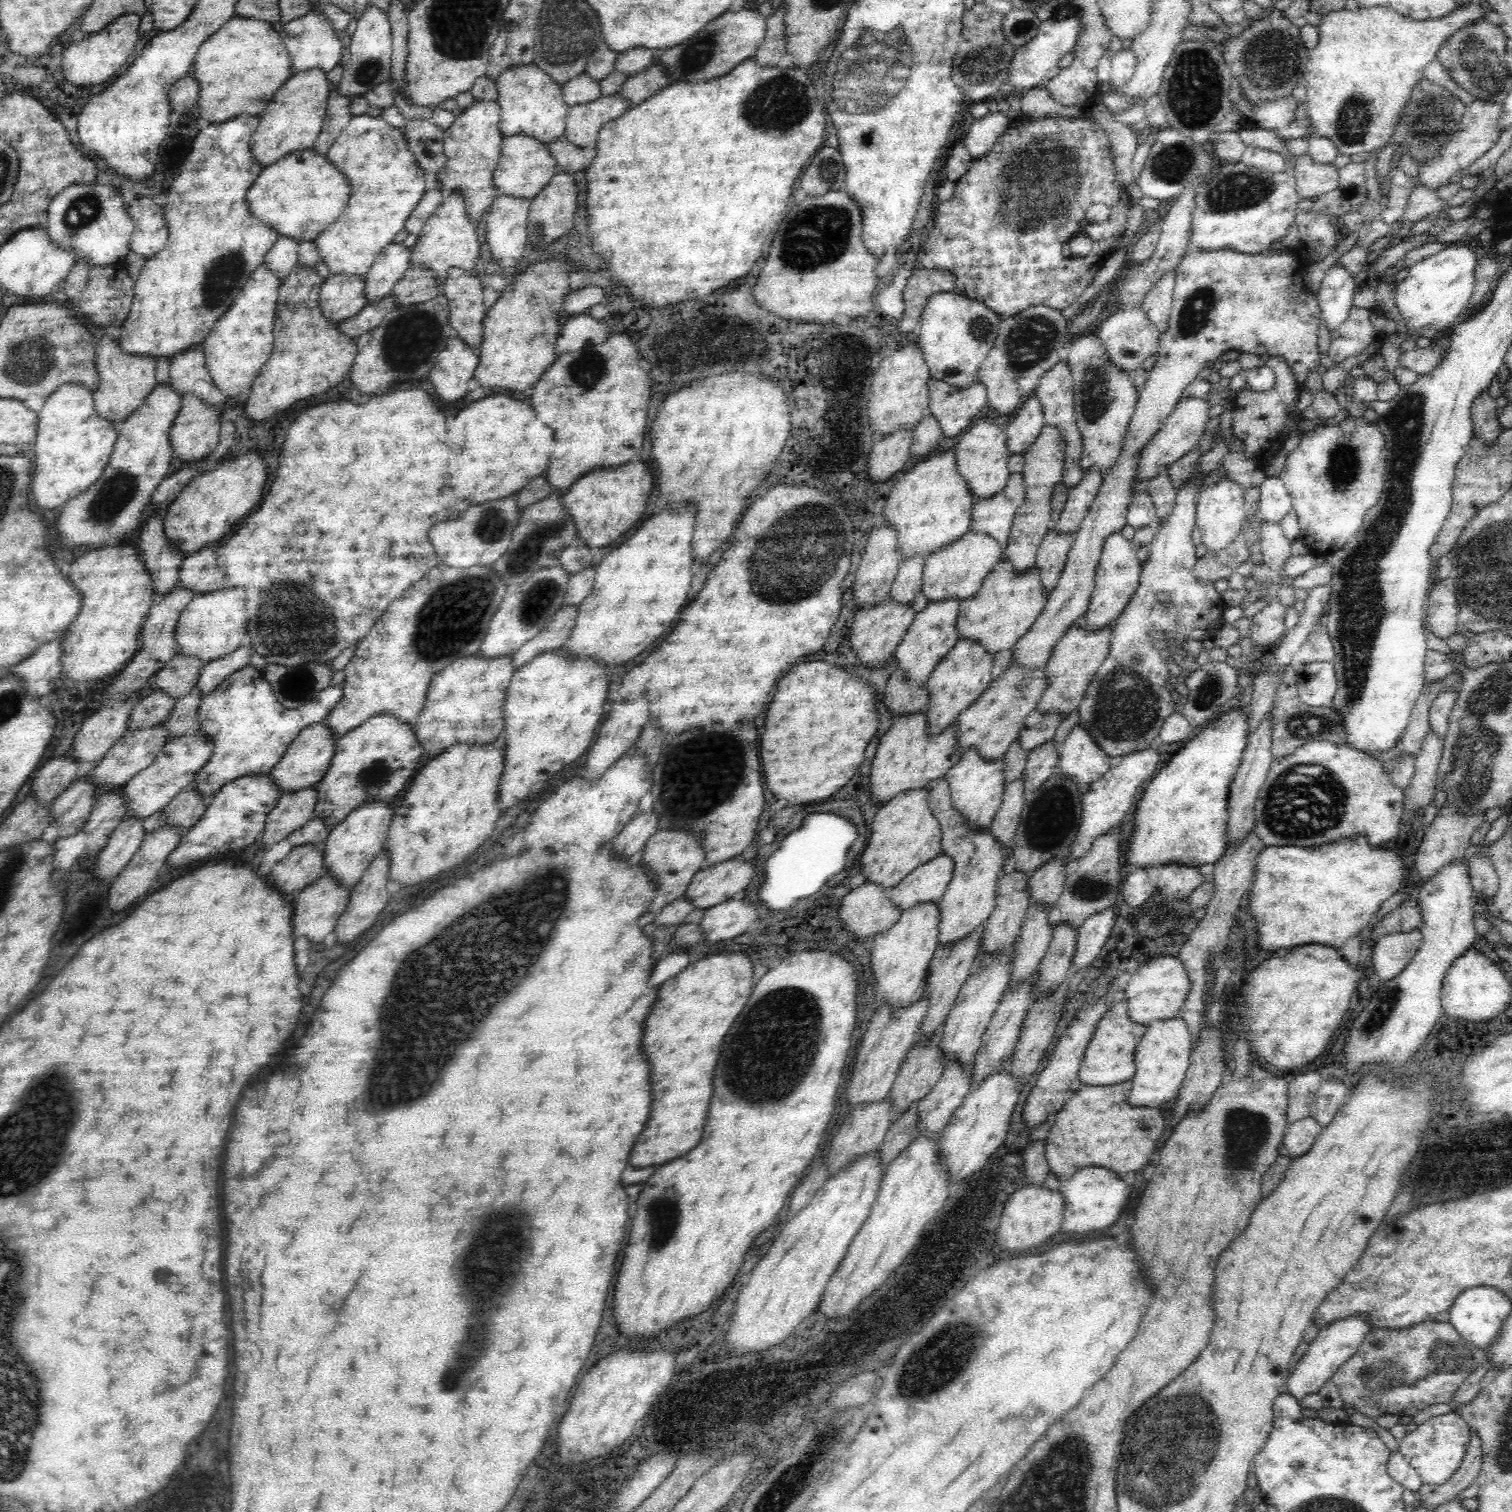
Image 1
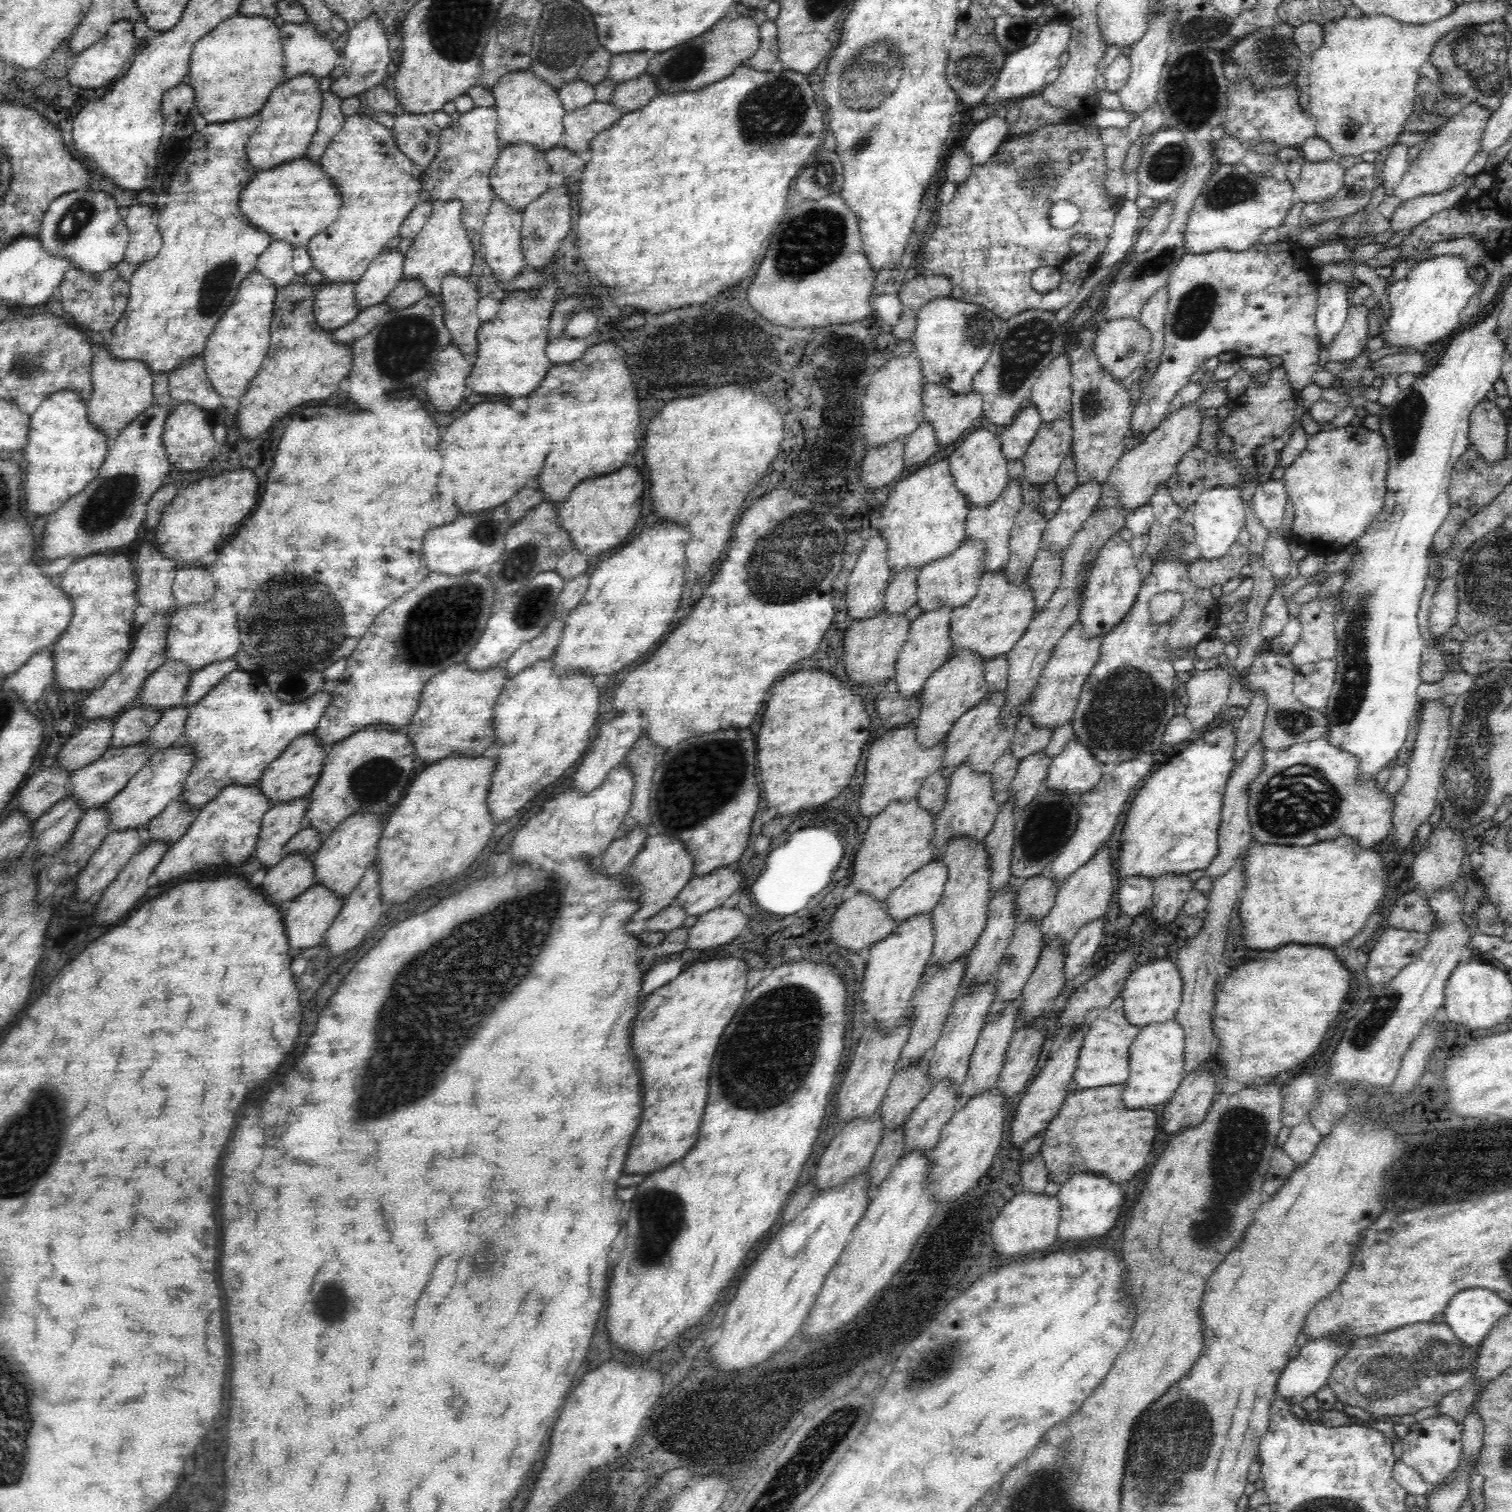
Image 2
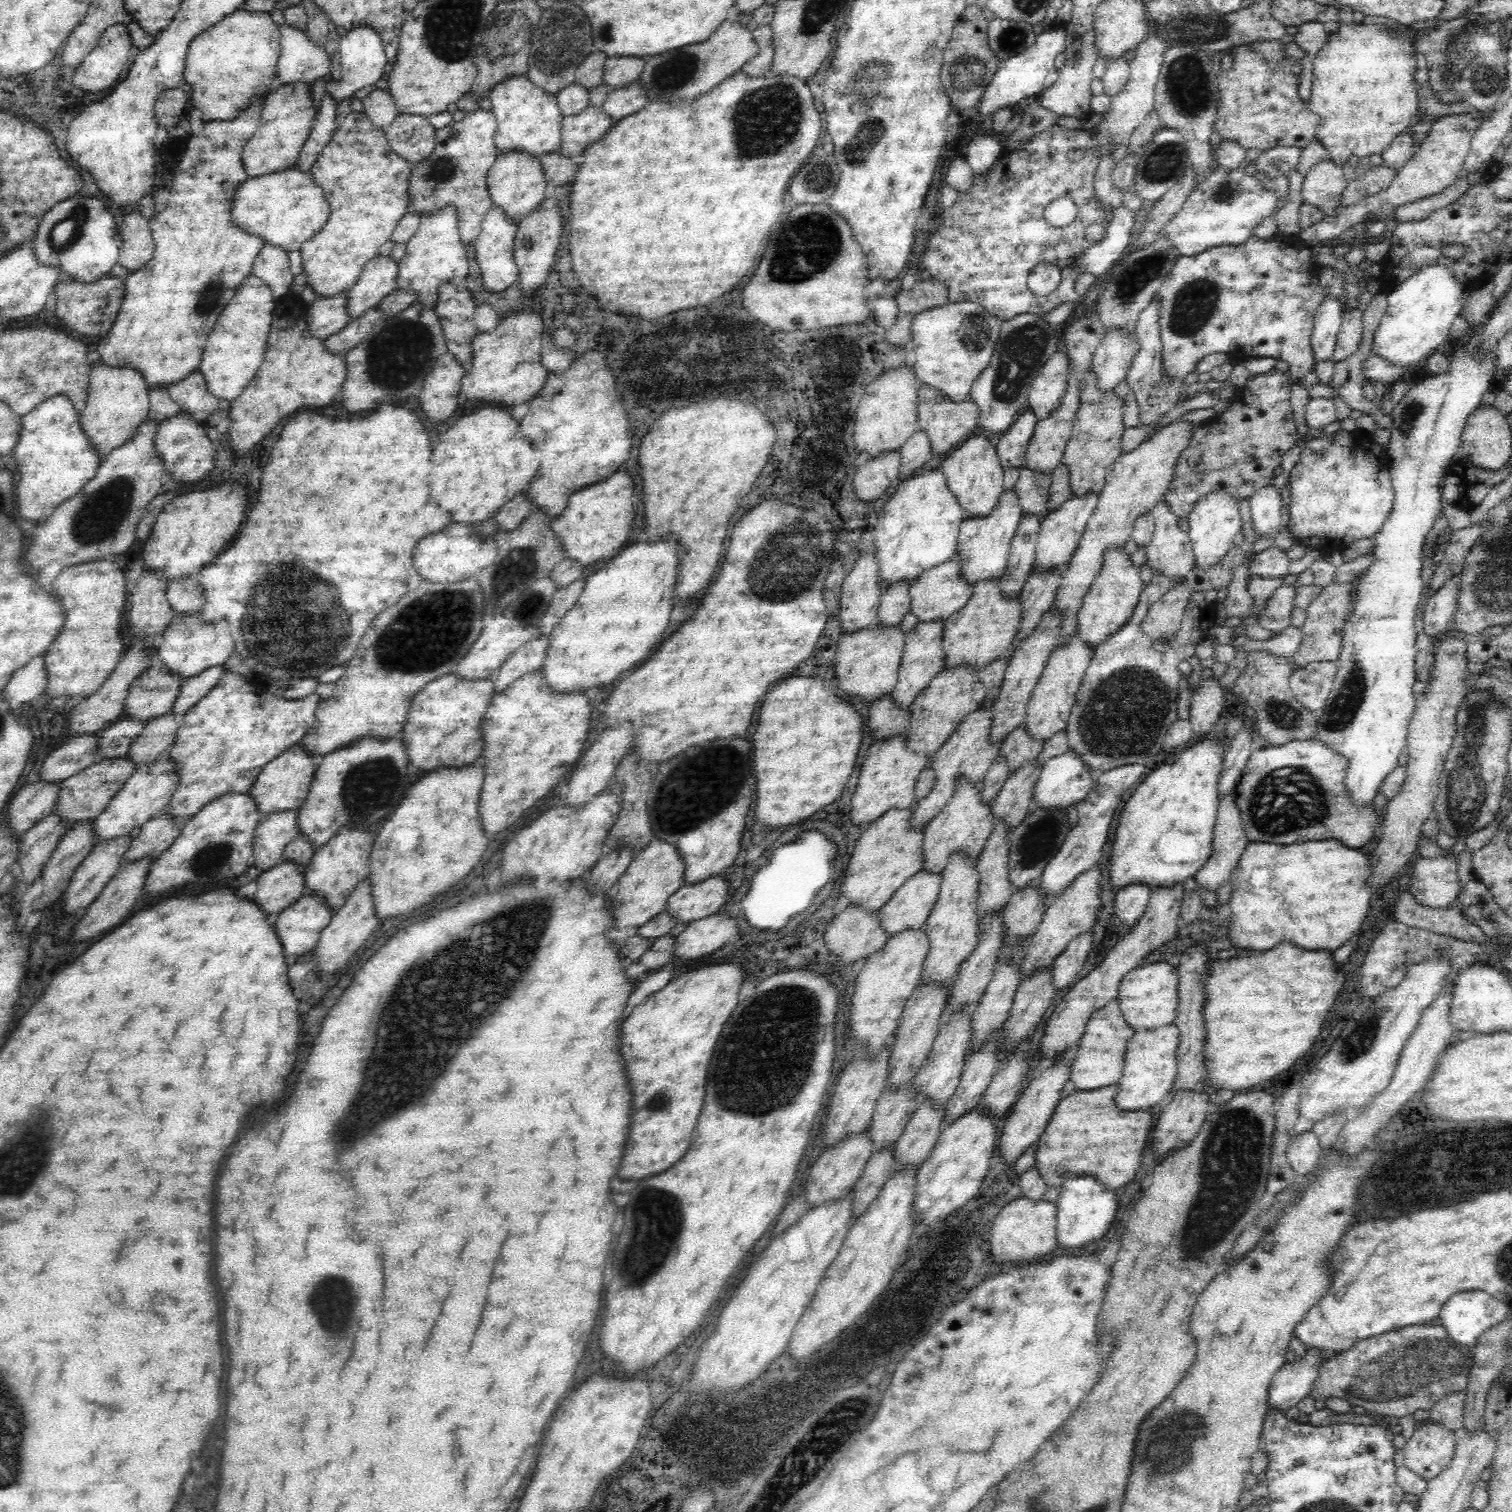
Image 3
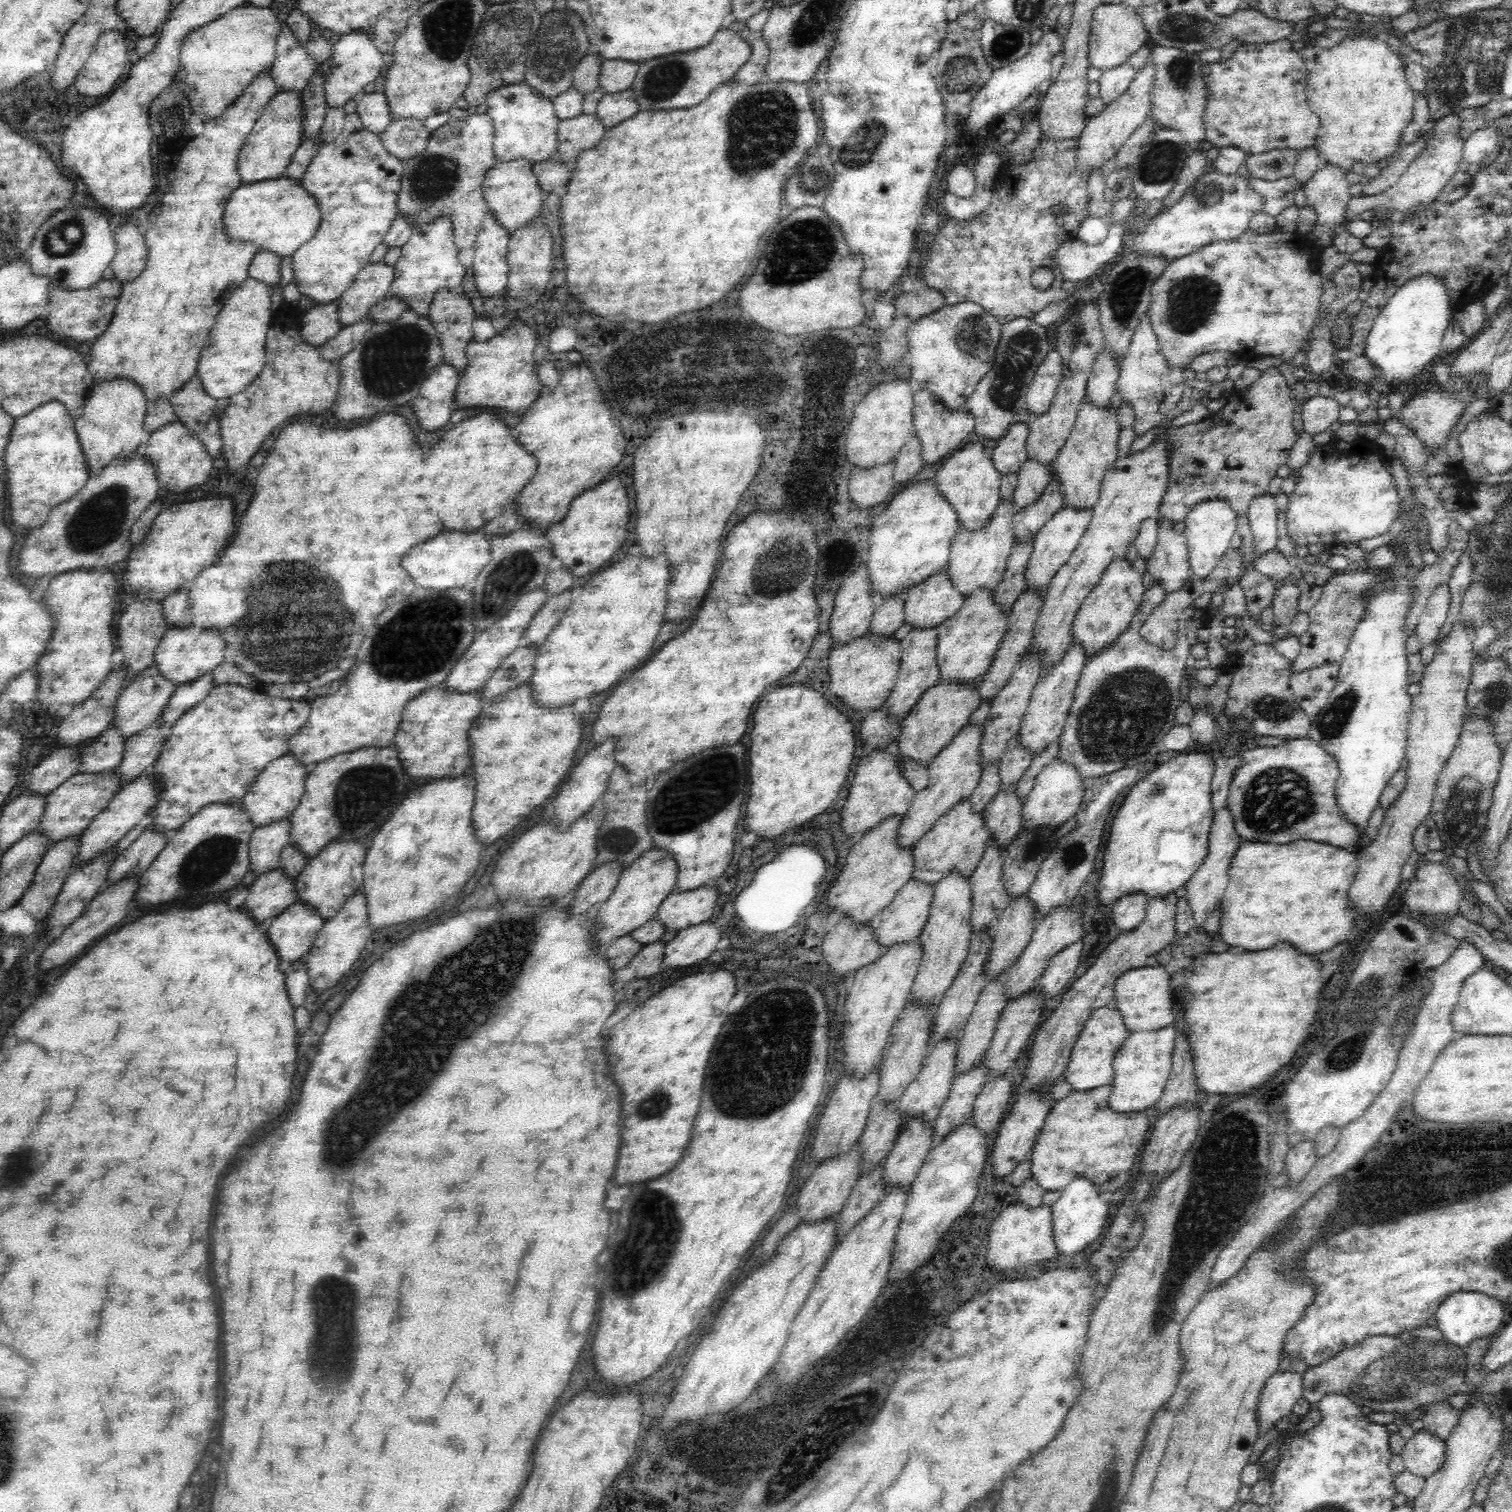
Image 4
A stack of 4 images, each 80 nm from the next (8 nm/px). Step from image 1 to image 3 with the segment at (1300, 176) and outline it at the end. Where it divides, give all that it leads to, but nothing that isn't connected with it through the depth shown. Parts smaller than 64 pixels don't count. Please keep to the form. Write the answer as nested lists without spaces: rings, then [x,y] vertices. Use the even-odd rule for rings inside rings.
[[[1329,158],[1323,160],[1303,176],[1300,188],[1303,203],[1317,206],[1326,217],[1335,216],[1346,184],[1341,165]]]

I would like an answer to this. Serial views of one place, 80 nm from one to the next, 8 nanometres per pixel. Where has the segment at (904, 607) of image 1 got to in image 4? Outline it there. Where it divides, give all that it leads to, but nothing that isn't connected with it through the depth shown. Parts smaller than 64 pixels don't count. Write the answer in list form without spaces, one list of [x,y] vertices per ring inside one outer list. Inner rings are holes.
[[[866,634],[852,643],[833,646],[830,653],[830,692],[840,698],[840,702],[854,710],[854,714],[864,714],[864,710],[876,710],[886,702],[894,688],[901,663],[901,646],[893,634]]]

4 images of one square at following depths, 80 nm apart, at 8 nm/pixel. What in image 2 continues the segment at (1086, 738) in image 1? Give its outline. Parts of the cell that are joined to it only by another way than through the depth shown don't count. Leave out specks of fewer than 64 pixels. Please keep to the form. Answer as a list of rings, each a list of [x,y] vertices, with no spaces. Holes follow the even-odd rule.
[[[1070,738],[1062,752],[1053,757],[1044,787],[1057,794],[1088,792],[1108,769],[1076,738]]]

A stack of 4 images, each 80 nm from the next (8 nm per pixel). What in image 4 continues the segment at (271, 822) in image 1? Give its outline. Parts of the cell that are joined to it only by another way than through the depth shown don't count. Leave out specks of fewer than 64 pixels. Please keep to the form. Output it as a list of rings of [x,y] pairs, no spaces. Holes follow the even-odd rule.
[[[276,820],[267,827],[255,827],[249,842],[249,868],[254,874],[264,874],[281,866],[281,852],[289,846],[291,821]]]

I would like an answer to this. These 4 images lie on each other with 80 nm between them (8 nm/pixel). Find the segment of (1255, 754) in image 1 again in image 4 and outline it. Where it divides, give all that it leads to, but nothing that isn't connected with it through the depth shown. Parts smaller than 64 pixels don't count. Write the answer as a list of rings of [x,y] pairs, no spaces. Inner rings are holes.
[[[1220,806],[1215,811],[1215,817],[1210,829],[1208,854],[1202,863],[1202,866],[1190,877],[1190,880],[1186,883],[1186,895],[1192,912],[1194,913],[1195,926],[1203,927],[1207,918],[1214,912],[1214,906],[1216,902],[1223,897],[1228,886],[1229,880],[1229,868],[1236,854],[1237,848],[1243,838],[1238,834],[1236,830],[1232,813],[1226,806]]]

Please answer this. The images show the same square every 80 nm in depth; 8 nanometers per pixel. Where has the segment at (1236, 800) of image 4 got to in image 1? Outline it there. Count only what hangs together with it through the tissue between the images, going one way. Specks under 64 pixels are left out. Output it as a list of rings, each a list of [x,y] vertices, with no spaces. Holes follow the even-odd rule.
[[[1312,741],[1308,744],[1300,745],[1294,754],[1288,754],[1286,758],[1273,759],[1269,768],[1265,783],[1261,786],[1258,798],[1256,799],[1256,822],[1253,832],[1261,839],[1266,846],[1300,846],[1300,848],[1312,848],[1316,844],[1328,844],[1336,842],[1340,838],[1348,836],[1364,835],[1368,839],[1368,844],[1380,847],[1383,842],[1390,842],[1397,838],[1400,832],[1401,814],[1403,813],[1404,788],[1393,786],[1391,782],[1390,770],[1386,770],[1383,761],[1378,757],[1371,756],[1367,752],[1355,750],[1344,744],[1332,744],[1328,741]],[[1298,770],[1312,770],[1312,776],[1304,776],[1310,782],[1300,782],[1300,772]],[[1292,784],[1298,784],[1296,790],[1304,792],[1304,796],[1312,798],[1300,798],[1302,792],[1296,796],[1292,792]]]

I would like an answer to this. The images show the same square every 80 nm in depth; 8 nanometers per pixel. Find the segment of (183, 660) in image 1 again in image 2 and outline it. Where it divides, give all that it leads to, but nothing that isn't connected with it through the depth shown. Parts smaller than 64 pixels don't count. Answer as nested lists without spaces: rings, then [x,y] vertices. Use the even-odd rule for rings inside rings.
[[[169,660],[148,676],[134,703],[166,710],[182,705],[192,673],[185,663]]]

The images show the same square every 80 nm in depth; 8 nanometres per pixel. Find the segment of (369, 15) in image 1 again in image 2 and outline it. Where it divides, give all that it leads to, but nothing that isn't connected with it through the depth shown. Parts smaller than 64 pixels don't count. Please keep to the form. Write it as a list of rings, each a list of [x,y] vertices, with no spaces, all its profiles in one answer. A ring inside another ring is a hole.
[[[370,15],[360,20],[359,24],[350,31],[350,38],[346,42],[344,53],[345,73],[344,76],[333,81],[331,91],[344,100],[356,97],[367,92],[369,88],[380,85],[389,76],[391,63],[391,52],[388,41],[388,33],[385,32],[384,25],[376,15]]]

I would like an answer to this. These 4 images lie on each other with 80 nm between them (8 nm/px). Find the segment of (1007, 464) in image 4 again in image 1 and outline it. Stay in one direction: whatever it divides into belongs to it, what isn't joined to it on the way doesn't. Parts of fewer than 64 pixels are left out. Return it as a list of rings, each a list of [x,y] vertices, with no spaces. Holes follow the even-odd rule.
[[[1036,395],[1026,399],[1006,426],[1008,451],[1011,454],[1026,453],[1044,428],[1043,406]]]

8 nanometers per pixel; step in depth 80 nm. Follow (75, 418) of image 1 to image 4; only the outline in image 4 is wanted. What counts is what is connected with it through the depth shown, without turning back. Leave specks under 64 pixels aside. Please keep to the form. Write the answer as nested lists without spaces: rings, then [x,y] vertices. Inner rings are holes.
[[[58,400],[41,404],[16,419],[5,450],[10,512],[12,522],[18,526],[40,527],[56,506],[80,492],[90,478],[88,463],[77,440],[75,419]]]

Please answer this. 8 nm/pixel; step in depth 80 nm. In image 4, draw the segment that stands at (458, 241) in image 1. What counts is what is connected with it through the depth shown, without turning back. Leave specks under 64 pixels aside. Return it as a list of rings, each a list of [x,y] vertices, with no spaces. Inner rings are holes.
[[[452,219],[434,220],[423,227],[416,225],[408,239],[408,244],[402,247],[400,258],[394,265],[395,276],[389,294],[403,298],[408,303],[409,310],[418,315],[429,316],[432,299],[439,289],[460,289],[465,267],[458,259],[459,251],[453,239]]]

